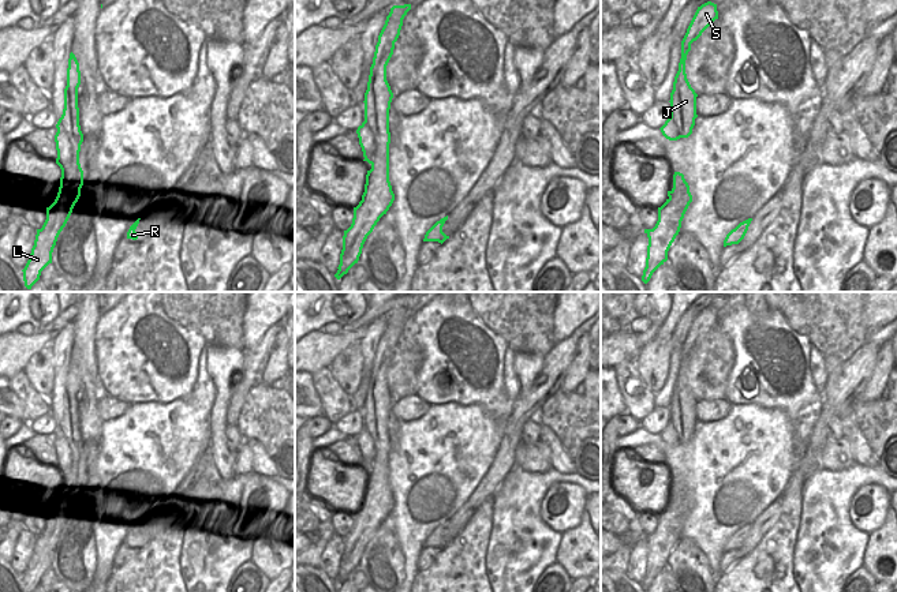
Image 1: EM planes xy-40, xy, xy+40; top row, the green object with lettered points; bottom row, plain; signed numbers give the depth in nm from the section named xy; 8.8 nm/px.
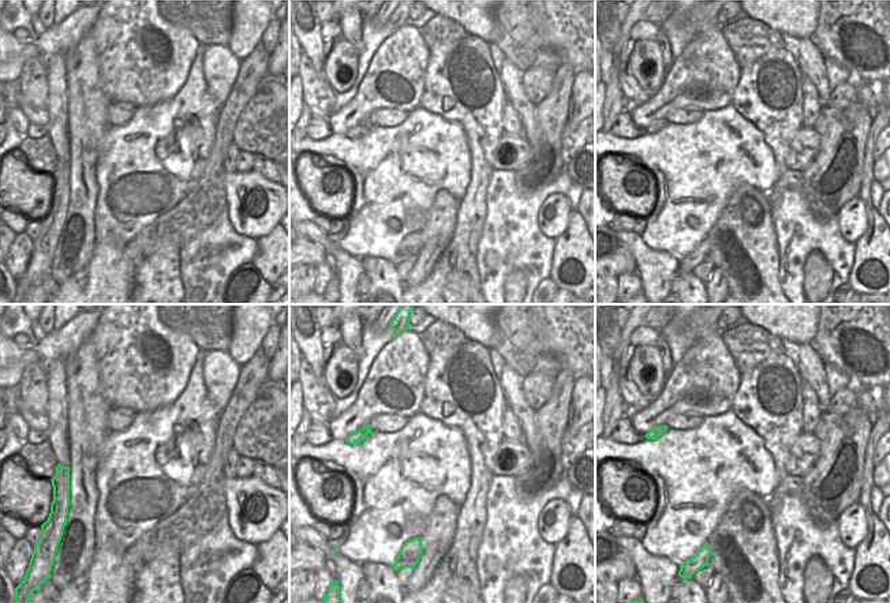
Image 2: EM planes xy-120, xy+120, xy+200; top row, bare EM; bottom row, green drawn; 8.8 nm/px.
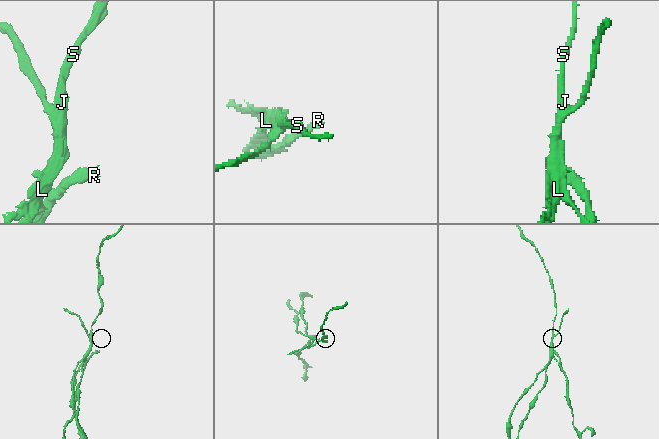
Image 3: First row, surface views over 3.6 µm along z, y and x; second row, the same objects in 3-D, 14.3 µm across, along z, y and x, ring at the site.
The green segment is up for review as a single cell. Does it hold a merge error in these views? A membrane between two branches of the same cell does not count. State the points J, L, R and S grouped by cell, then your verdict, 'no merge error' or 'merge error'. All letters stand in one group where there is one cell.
J R S / L | merge error

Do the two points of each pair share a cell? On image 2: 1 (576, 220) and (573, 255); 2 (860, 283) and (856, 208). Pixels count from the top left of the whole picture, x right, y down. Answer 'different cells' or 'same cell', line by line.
1: same cell
2: different cells

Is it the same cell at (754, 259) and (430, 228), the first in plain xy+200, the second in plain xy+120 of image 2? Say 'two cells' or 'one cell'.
one cell

